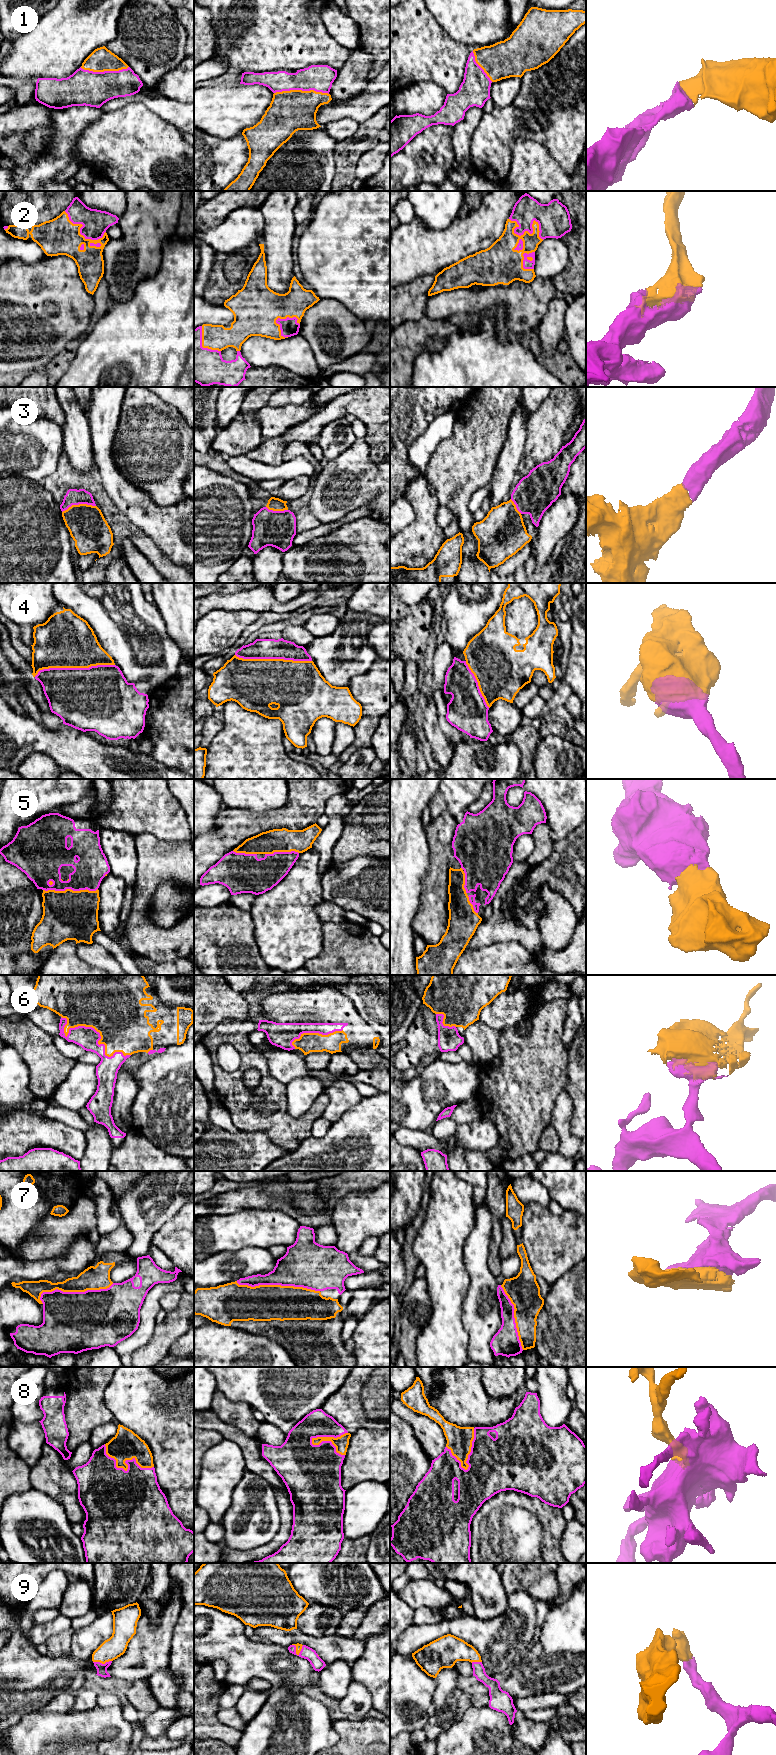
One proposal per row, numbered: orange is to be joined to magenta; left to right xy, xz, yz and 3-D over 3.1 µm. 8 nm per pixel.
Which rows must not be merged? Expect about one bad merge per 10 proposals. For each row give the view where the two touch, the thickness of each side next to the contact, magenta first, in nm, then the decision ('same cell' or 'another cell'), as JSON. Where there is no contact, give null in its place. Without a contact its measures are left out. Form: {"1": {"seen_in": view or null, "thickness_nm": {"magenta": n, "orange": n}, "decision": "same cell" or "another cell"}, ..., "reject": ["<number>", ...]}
{"1": {"seen_in": "xz", "thickness_nm": {"magenta": 220, "orange": 340}, "decision": "same cell"}, "2": {"seen_in": "yz", "thickness_nm": {"magenta": 260, "orange": 160}, "decision": "same cell"}, "3": {"seen_in": "xy", "thickness_nm": {"magenta": 130, "orange": 300}, "decision": "same cell"}, "4": {"seen_in": "xy", "thickness_nm": {"magenta": 480, "orange": 440}, "decision": "same cell"}, "5": {"seen_in": "xy", "thickness_nm": {"magenta": 260, "orange": 400}, "decision": "same cell"}, "6": {"seen_in": "xy", "thickness_nm": {"magenta": 180, "orange": 480}, "decision": "same cell"}, "7": {"seen_in": "xz", "thickness_nm": {"magenta": 340, "orange": 280}, "decision": "same cell"}, "8": {"seen_in": "xz", "thickness_nm": {"magenta": 400, "orange": 120}, "decision": "same cell"}, "9": {"seen_in": "xz", "thickness_nm": {"magenta": 100, "orange": 50}, "decision": "same cell"}, "reject": []}

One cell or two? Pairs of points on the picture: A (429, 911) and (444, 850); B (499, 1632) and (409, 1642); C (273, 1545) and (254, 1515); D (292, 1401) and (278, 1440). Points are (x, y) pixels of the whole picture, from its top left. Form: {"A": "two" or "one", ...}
{"A": "one", "B": "one", "C": "two", "D": "two"}

